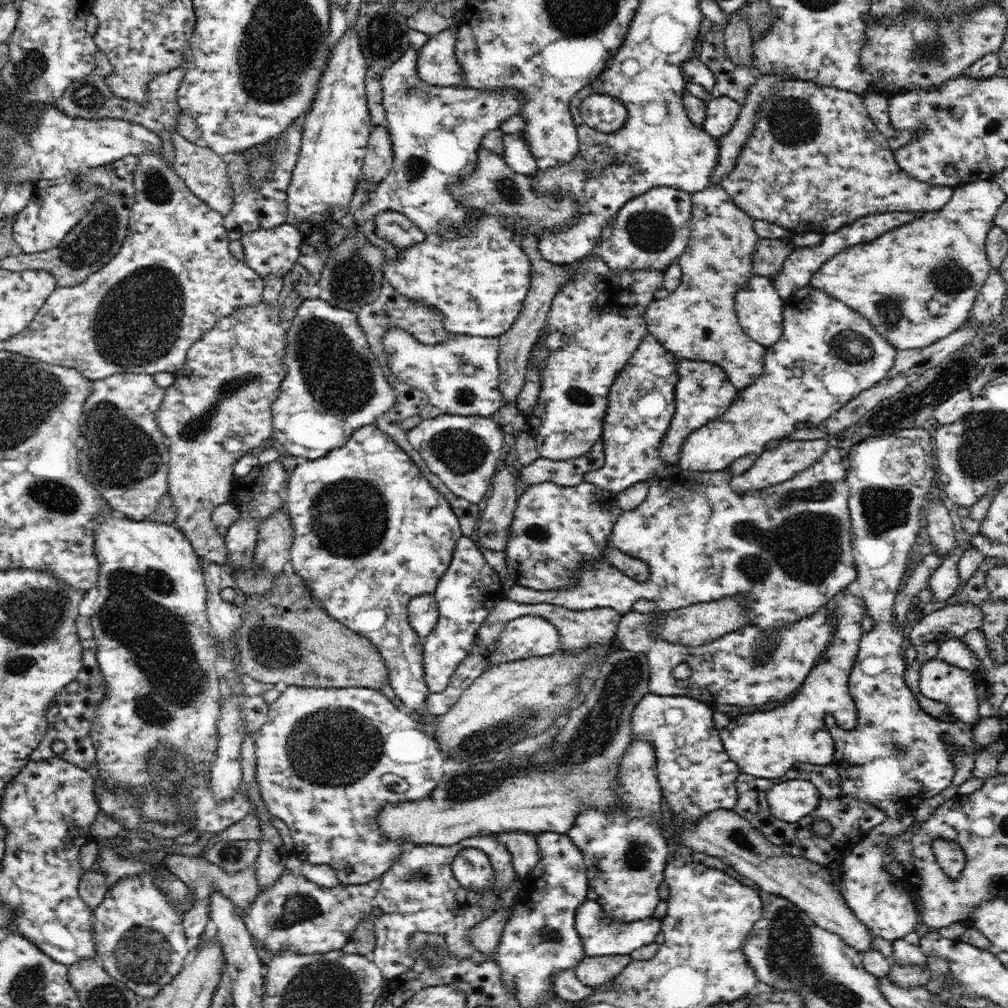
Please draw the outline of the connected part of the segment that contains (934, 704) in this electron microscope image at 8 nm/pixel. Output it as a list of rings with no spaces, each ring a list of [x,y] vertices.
[[[964,602],[964,604],[950,603],[950,605],[934,611],[933,613],[920,618],[917,624],[912,628],[908,642],[914,645],[917,650],[917,655],[913,662],[911,662],[904,673],[904,680],[906,686],[914,693],[916,700],[921,704],[924,712],[930,716],[944,721],[956,721],[956,717],[951,714],[950,709],[944,703],[926,699],[919,687],[920,669],[924,662],[935,658],[938,650],[938,644],[942,644],[944,640],[950,638],[962,638],[970,630],[980,629],[983,625],[983,616],[981,610],[974,606],[971,602]]]

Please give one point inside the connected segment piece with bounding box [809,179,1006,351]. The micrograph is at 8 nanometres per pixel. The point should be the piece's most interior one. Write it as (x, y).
(940, 256)

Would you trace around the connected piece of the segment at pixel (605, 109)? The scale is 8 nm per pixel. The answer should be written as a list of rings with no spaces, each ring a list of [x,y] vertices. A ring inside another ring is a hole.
[[[594,93],[582,100],[579,114],[593,132],[612,133],[624,126],[628,109],[618,97]]]

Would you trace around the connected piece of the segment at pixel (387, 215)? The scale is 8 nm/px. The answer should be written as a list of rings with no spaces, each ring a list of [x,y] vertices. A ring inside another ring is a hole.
[[[398,211],[379,212],[375,218],[375,229],[384,240],[400,248],[406,248],[424,240],[424,233]]]

